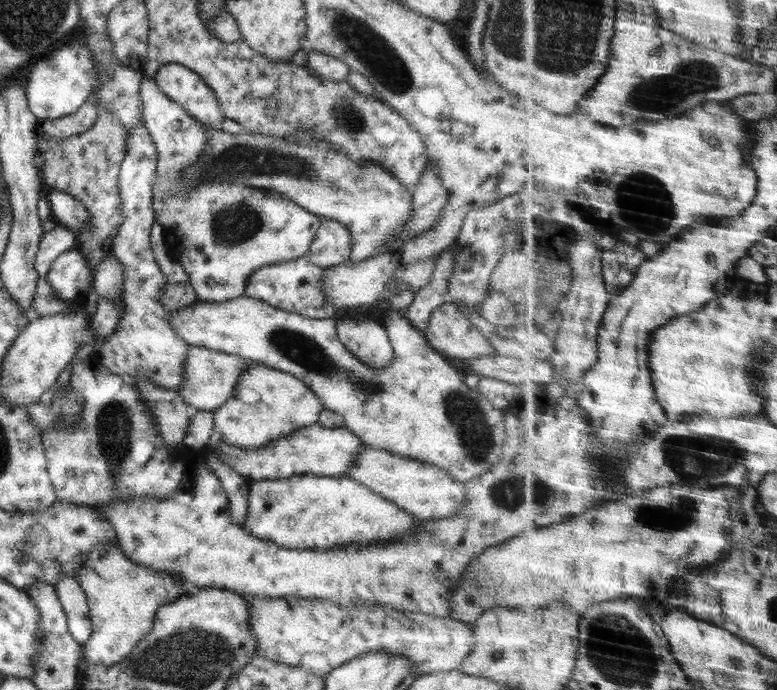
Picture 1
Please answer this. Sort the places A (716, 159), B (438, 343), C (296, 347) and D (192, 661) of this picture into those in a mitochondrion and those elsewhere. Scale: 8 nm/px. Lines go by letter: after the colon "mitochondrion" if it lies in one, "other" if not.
A: other
B: other
C: mitochondrion
D: mitochondrion

